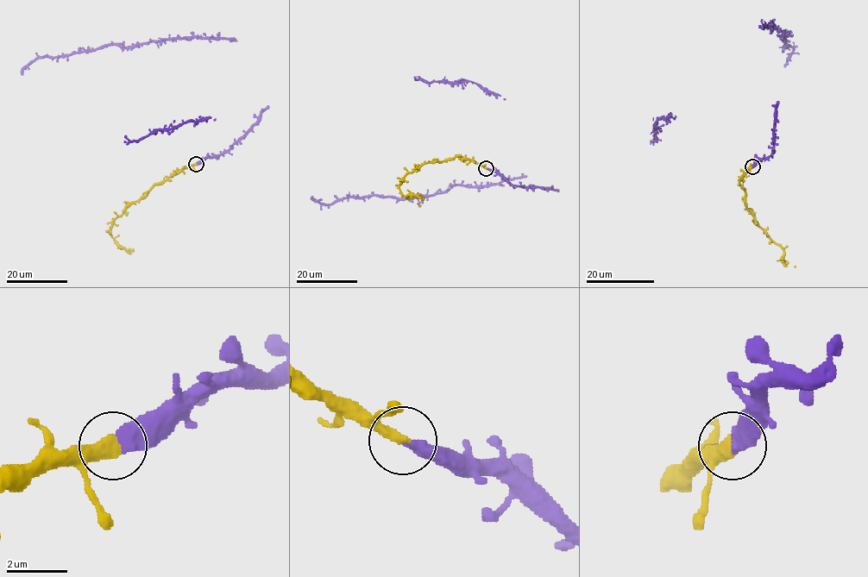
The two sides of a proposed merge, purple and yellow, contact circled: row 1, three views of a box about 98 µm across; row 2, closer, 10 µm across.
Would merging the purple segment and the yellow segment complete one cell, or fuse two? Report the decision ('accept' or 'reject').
accept

